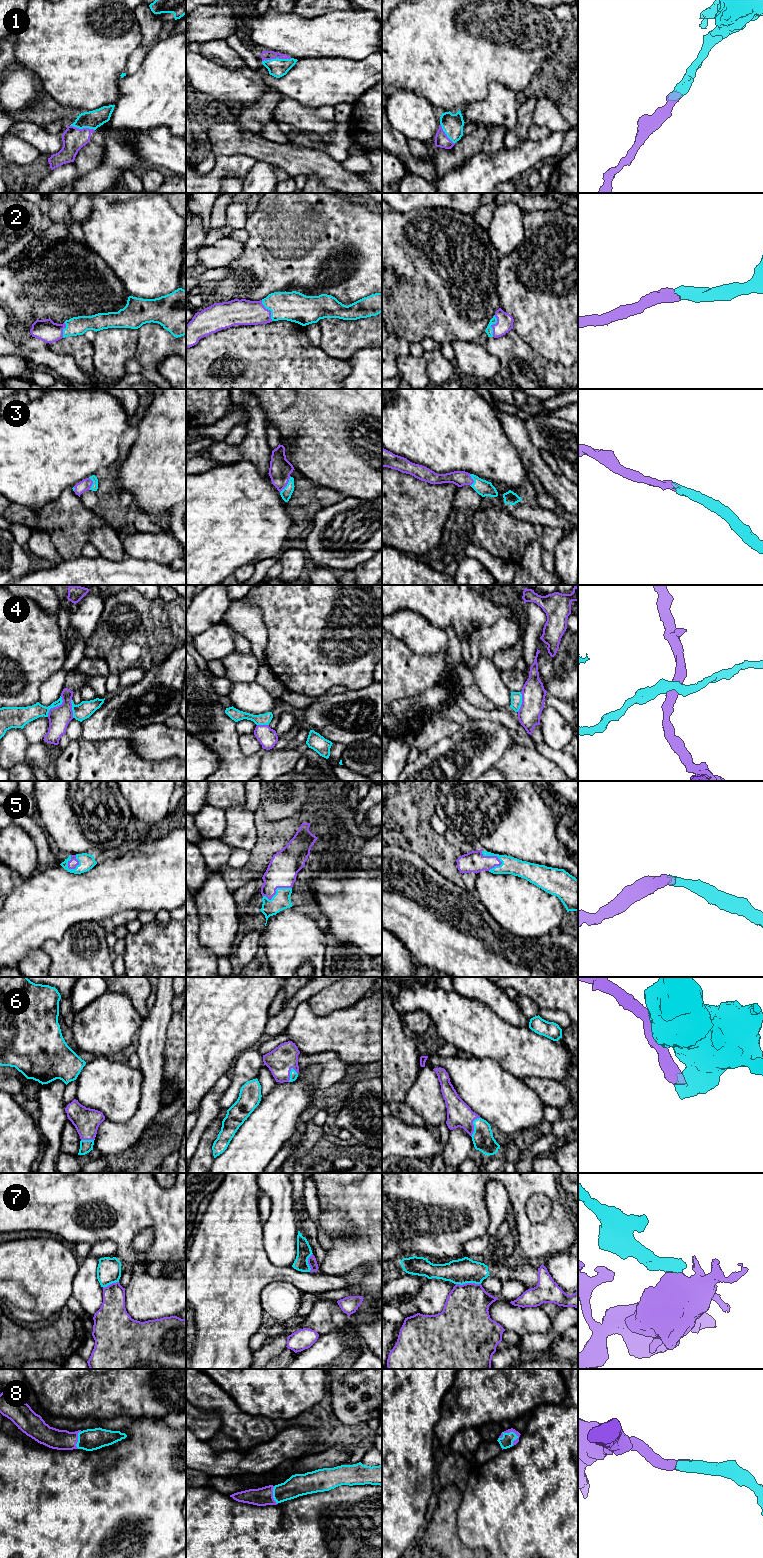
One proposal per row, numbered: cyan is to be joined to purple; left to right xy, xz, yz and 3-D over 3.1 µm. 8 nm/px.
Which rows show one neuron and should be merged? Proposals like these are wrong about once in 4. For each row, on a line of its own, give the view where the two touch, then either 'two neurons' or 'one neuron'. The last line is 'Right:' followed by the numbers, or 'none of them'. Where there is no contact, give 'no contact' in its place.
1: contact in xz; one neuron
2: contact in yz; one neuron
3: contact in xz; one neuron
4: contact in xy; two neurons
5: contact in yz; one neuron
6: contact in yz; one neuron
7: contact in yz; two neurons
8: contact in xy; one neuron
Right: 1, 2, 3, 5, 6, 8

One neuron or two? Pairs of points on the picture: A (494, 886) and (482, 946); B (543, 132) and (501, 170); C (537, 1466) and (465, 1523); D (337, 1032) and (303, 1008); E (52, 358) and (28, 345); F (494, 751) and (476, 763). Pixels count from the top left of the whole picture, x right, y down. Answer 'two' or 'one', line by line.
A: two
B: two
C: one
D: one
E: one
F: one

